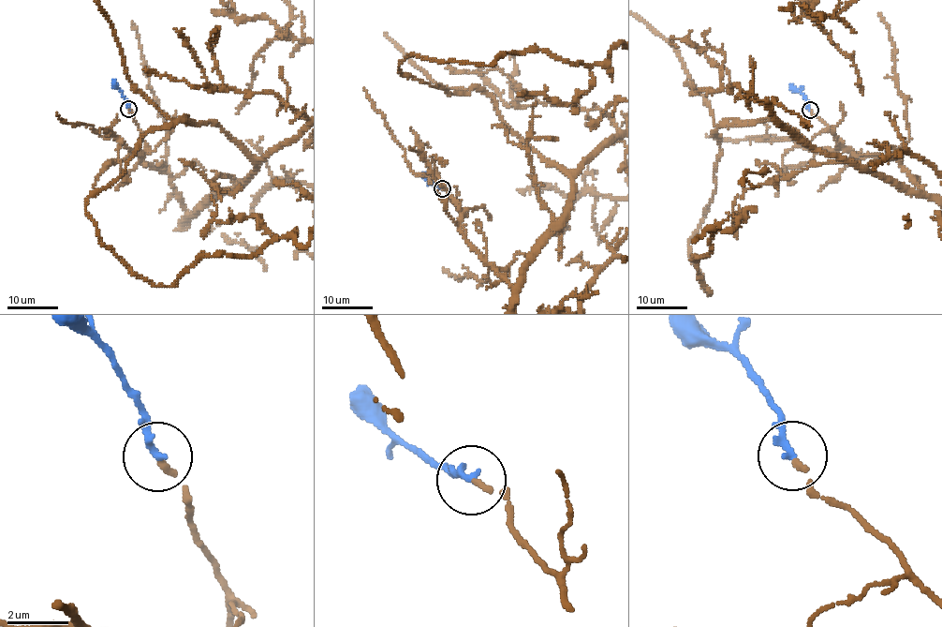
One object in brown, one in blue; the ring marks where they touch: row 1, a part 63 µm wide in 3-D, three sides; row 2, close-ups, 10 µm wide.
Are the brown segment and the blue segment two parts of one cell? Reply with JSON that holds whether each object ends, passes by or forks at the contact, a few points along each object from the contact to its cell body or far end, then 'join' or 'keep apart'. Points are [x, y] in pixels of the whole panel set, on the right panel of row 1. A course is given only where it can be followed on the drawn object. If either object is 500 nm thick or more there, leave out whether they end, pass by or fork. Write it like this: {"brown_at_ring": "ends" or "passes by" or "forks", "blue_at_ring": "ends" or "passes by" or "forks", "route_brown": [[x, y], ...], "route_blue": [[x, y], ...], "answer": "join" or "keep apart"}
{"brown_at_ring": "ends", "blue_at_ring": "ends", "route_brown": [[809, 110], [921, 191], [774, 119], [714, 125], [676, 49]], "route_blue": [[809, 110], [806, 99], [790, 83]], "answer": "join"}

